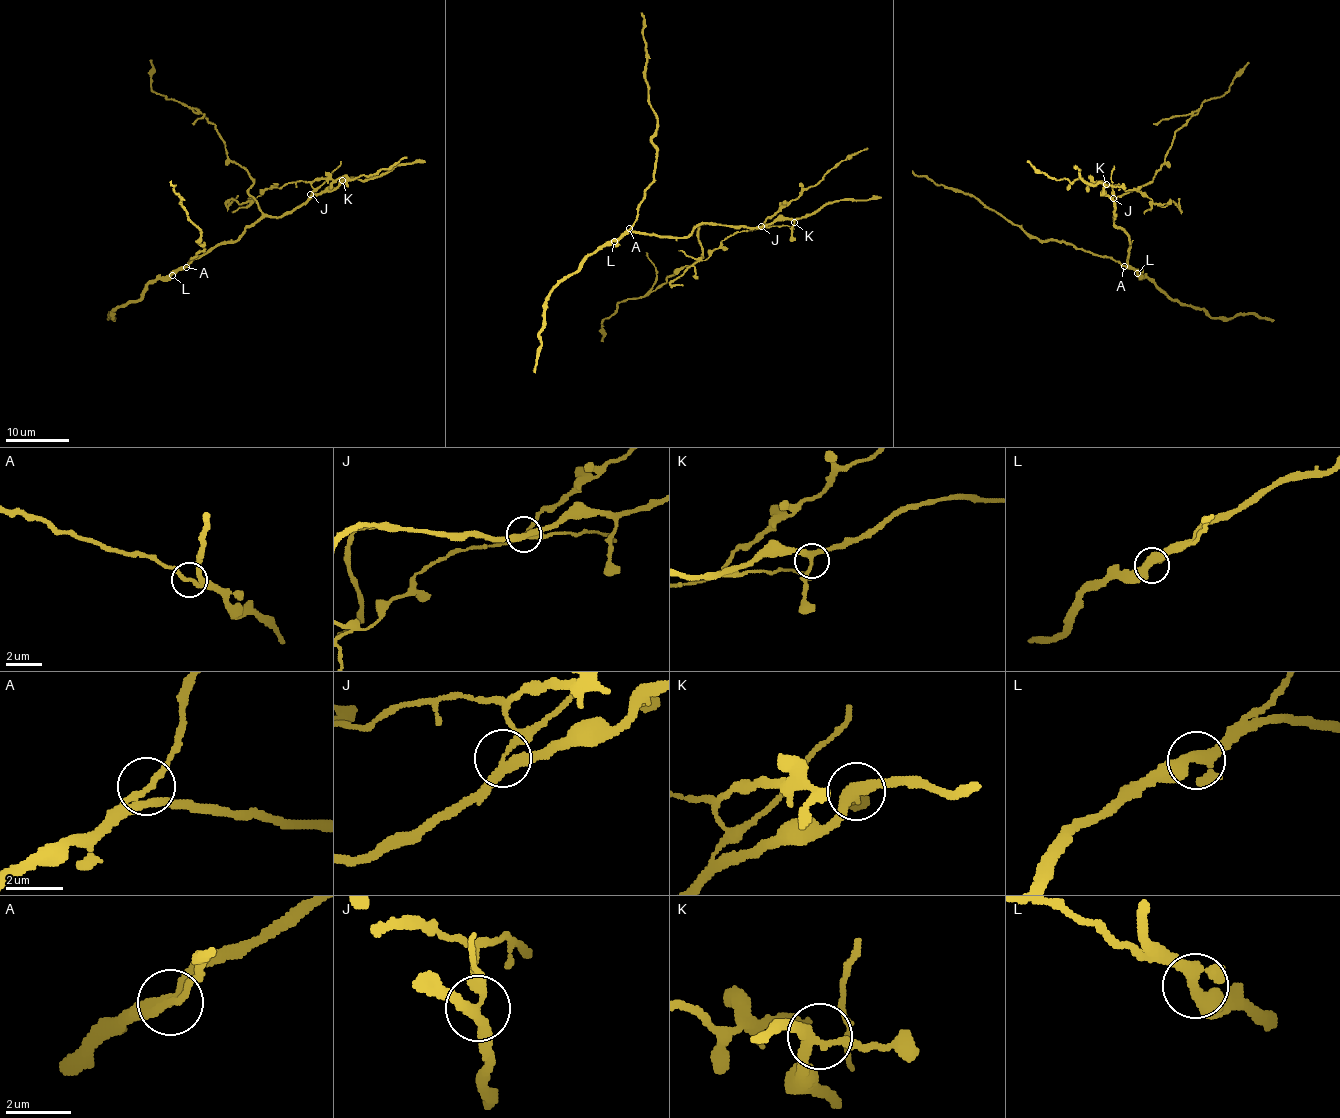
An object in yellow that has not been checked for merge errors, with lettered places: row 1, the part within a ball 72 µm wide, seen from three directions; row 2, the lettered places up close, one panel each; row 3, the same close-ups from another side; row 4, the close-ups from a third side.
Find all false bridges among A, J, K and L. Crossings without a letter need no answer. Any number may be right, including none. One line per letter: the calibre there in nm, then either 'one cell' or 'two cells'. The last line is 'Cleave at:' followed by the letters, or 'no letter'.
A: 220 nm | one cell
J: 280 nm | two cells
K: 300 nm | one cell
L: 360 nm | one cell
Cleave at: J

